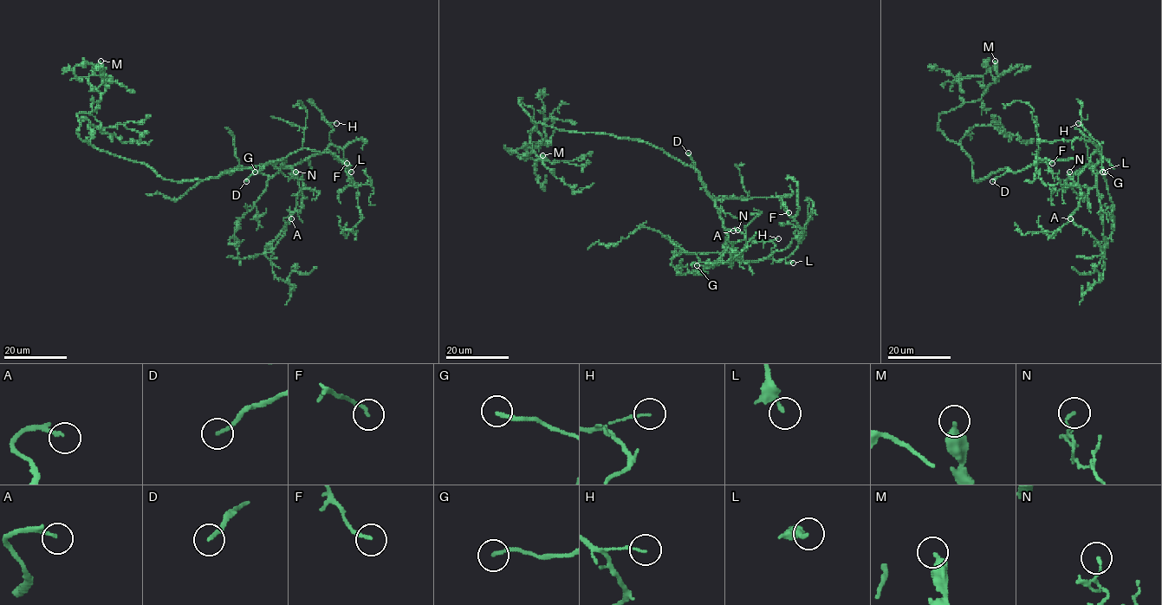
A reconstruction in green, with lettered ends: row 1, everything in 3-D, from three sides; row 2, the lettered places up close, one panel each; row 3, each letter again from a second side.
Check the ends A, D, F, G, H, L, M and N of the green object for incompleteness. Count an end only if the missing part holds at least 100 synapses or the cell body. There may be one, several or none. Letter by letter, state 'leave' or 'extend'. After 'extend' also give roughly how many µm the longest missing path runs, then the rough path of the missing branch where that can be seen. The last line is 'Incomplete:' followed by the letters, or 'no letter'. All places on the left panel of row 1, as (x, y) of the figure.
A: leave
D: extend | 120 µm | (246, 181), (241, 204), (276, 259), (278, 313), (293, 327), (303, 326), (334, 293), (355, 225)
F: leave
G: leave
H: leave
L: leave
M: leave
N: leave
Incomplete: D

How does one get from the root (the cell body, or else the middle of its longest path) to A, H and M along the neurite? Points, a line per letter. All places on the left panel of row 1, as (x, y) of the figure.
A: (229, 172), (256, 172), (284, 159), (300, 191), (267, 253), (291, 218)
H: (229, 172), (256, 172), (284, 159), (282, 165), (292, 166), (321, 154), (331, 142), (330, 123), (336, 123)
M: (229, 172), (175, 182), (84, 141), (77, 114), (100, 99), (87, 81), (103, 74), (100, 61)

